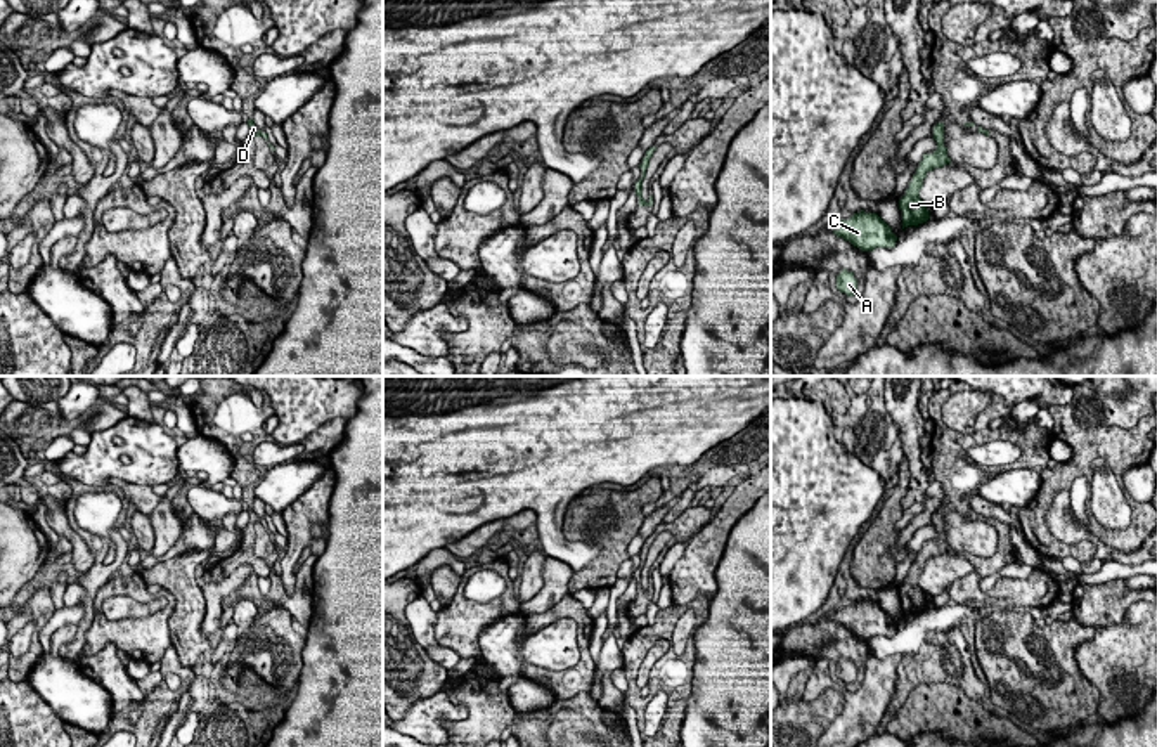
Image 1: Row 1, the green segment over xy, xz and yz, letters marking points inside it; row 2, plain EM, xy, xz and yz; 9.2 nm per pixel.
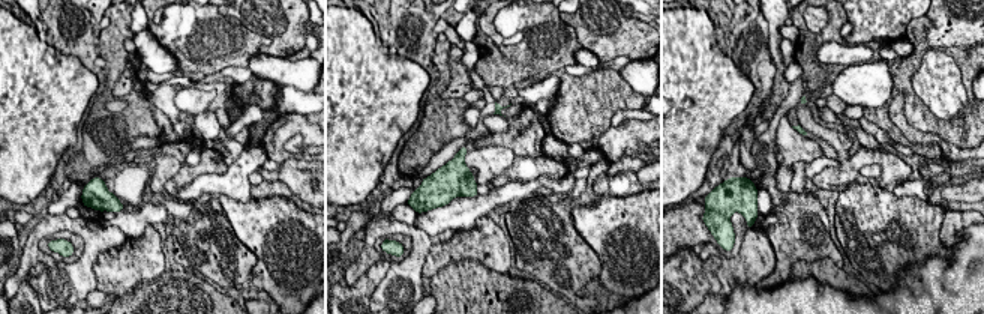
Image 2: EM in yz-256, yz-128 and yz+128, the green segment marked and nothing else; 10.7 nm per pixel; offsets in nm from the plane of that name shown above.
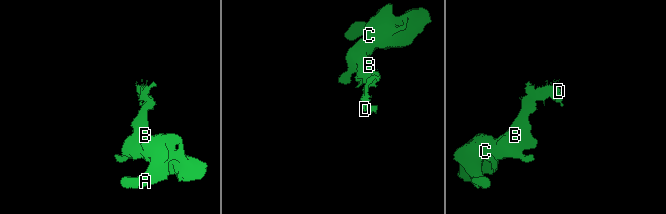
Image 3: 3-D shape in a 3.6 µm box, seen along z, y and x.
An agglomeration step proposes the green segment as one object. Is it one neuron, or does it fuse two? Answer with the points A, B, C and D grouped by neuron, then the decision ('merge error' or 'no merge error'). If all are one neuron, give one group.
A B C D | no merge error

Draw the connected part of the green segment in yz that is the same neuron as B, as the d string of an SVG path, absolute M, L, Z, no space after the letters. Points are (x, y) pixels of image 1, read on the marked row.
M937 120L934 123L930 135L937 140L939 147L921 156L921 161L918 163L916 172L913 173L904 194L897 198L902 229L908 225L925 224L930 218L928 206L918 198L918 189L921 187L928 170L951 163L946 154L944 125L944 120Z

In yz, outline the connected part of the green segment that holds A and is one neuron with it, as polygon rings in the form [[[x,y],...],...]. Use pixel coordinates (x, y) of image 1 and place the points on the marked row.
[[[840,269],[837,272],[837,279],[835,284],[838,288],[838,291],[842,291],[844,295],[850,296],[850,295],[857,295],[857,279],[856,276],[847,270],[847,269]]]

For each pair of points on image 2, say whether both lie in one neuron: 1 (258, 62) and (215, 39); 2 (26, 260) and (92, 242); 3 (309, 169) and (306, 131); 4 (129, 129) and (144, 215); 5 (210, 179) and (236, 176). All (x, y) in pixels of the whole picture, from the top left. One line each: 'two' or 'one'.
1: two
2: one
3: two
4: two
5: one

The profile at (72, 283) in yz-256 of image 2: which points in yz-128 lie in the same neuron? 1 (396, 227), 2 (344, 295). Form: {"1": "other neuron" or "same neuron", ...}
{"1": "same neuron", "2": "other neuron"}

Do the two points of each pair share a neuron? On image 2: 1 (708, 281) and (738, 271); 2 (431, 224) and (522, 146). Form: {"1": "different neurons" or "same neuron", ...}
{"1": "different neurons", "2": "different neurons"}

